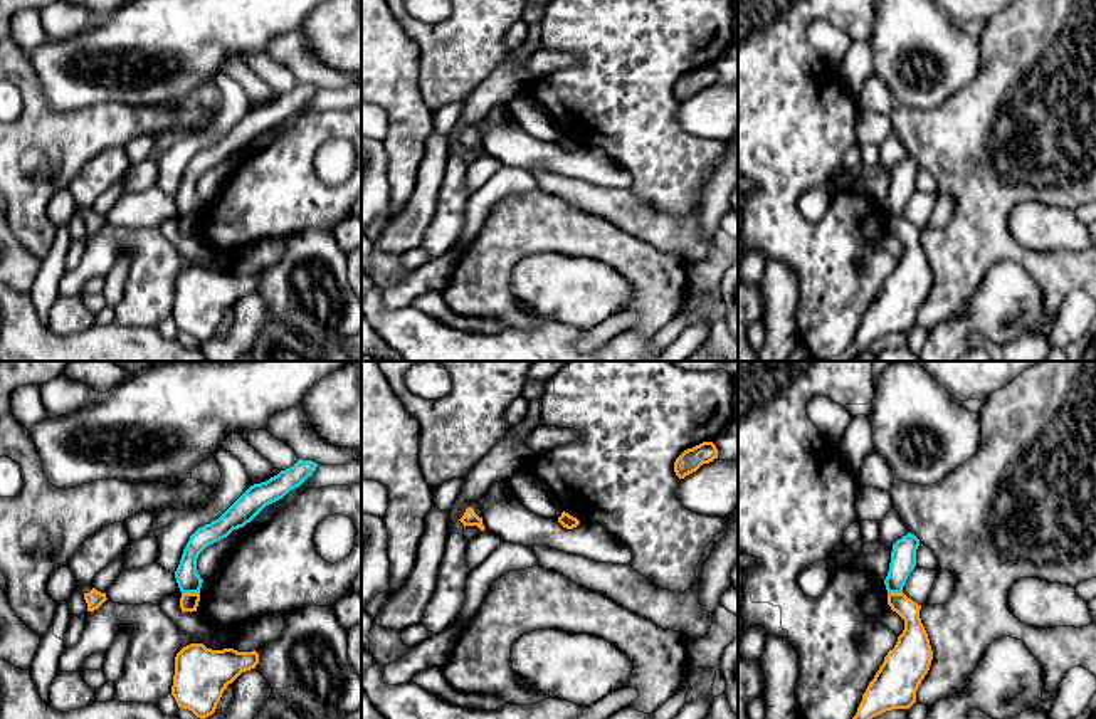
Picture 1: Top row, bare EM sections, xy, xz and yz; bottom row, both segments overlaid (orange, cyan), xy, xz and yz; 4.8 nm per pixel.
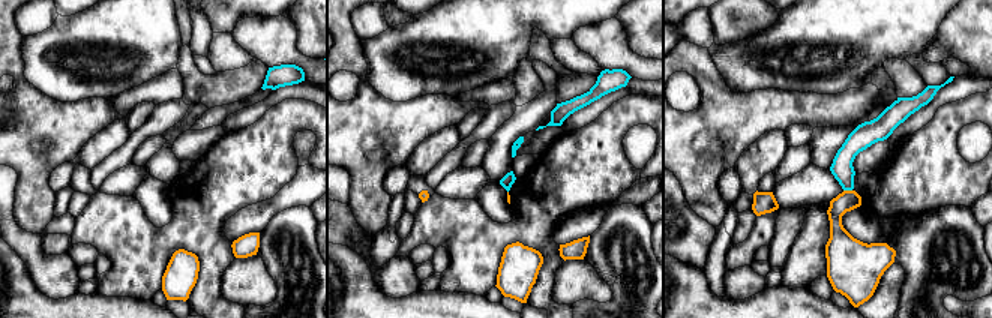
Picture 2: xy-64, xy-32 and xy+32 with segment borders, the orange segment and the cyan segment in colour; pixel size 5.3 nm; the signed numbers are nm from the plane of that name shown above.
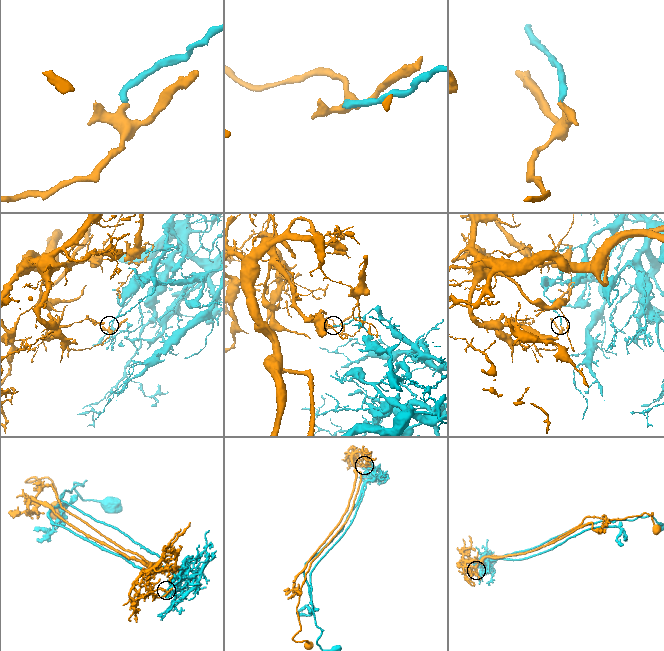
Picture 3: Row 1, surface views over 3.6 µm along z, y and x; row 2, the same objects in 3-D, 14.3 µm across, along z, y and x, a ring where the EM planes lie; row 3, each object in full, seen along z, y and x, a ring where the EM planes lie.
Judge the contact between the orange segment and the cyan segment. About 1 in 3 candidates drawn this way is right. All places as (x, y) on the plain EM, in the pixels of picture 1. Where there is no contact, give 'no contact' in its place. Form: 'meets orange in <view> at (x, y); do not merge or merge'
meets orange in xy at (190, 217); do not merge

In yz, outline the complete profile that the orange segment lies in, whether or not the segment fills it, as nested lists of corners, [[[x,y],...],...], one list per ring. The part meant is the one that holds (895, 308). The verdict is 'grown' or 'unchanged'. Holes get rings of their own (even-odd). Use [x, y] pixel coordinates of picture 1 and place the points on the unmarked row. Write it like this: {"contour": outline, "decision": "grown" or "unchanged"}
{"contour": [[[903,215],[888,217],[888,228],[904,244],[904,254],[869,306],[852,344],[829,361],[854,361],[872,341],[893,333],[909,333],[916,326],[916,314],[933,284],[930,262],[919,242],[921,228]]], "decision": "unchanged"}

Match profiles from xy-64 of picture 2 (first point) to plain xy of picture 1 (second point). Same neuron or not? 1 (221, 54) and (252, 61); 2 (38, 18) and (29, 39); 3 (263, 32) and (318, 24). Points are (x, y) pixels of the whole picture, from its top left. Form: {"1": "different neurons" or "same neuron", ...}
{"1": "same neuron", "2": "same neuron", "3": "different neurons"}

